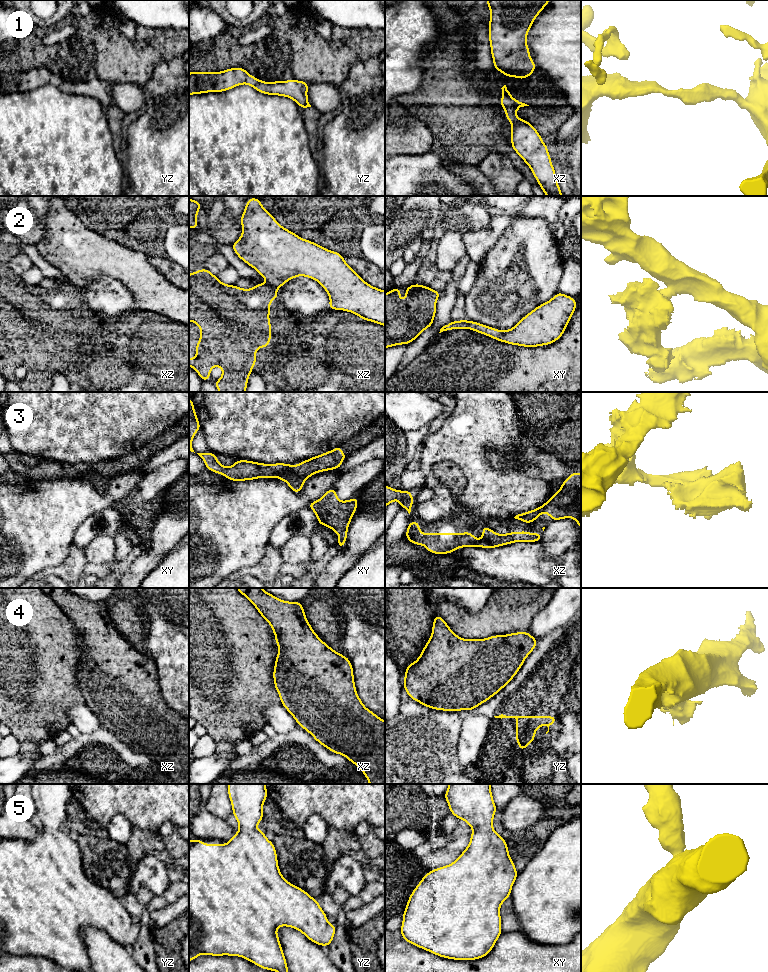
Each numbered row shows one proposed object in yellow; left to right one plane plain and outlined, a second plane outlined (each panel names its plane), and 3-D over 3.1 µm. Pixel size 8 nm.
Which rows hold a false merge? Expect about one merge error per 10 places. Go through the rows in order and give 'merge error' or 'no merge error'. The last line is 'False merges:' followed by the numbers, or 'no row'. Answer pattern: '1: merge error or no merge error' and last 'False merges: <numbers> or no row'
1: no merge error
2: merge error
3: no merge error
4: no merge error
5: no merge error
False merges: 2

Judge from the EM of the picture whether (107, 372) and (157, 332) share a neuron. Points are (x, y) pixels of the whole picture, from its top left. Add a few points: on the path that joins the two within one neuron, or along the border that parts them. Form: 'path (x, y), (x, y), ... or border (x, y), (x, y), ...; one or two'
path (119, 364), (145, 344); one

